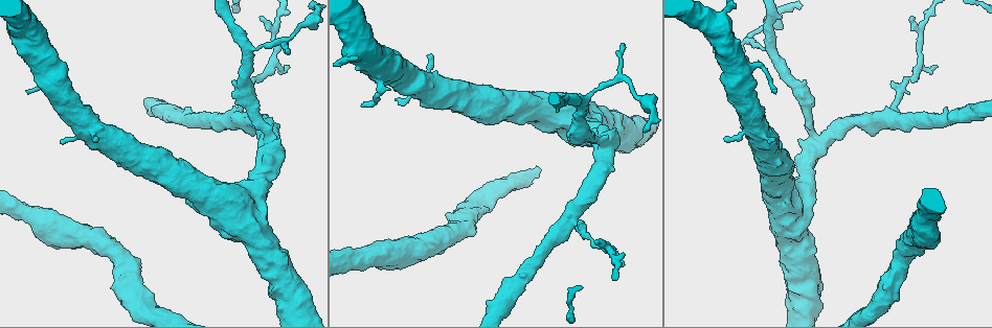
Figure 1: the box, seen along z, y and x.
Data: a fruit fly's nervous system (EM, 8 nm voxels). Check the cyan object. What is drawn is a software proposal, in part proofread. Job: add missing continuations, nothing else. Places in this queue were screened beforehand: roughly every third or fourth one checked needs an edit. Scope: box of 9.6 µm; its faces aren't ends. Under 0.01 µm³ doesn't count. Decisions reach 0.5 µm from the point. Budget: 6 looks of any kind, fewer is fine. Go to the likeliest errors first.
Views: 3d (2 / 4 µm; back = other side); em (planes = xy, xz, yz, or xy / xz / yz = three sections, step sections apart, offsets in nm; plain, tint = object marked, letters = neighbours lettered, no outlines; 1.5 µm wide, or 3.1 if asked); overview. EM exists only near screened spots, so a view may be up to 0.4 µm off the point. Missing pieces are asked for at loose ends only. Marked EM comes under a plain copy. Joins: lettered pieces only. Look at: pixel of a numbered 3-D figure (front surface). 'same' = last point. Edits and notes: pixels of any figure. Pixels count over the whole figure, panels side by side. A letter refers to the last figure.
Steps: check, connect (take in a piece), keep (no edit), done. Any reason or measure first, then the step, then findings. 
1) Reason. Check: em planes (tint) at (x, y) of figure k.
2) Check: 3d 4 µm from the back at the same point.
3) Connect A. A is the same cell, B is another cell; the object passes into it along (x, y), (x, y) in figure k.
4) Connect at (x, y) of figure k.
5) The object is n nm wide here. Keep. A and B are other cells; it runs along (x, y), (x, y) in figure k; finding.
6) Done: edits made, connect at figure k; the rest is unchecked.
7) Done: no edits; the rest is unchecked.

Free end. Check: em planes (letters) at (936, 65) of figure 1.

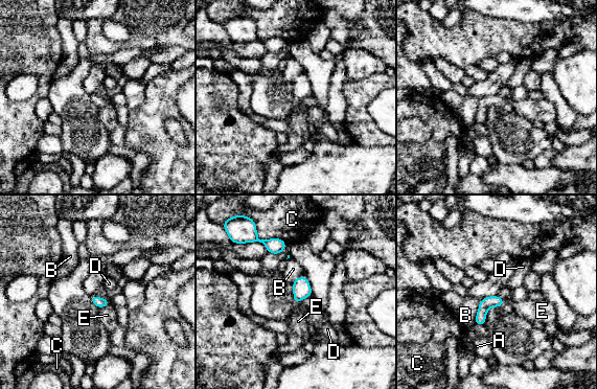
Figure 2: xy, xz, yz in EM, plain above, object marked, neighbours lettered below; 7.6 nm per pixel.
Keep. A, B, C, D and E are other cells; a border runs along (110, 303), (98, 309) in figure 2; none of them fits.

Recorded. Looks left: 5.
An open end. Check: em yz step 4 (tint) at (798, 8) of figure 1.

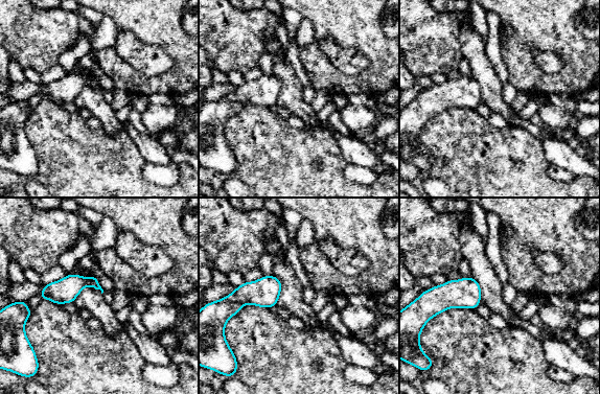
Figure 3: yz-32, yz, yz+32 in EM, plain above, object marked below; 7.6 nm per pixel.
What lies round it. Check: em yz step 4 (letters) at the same point.

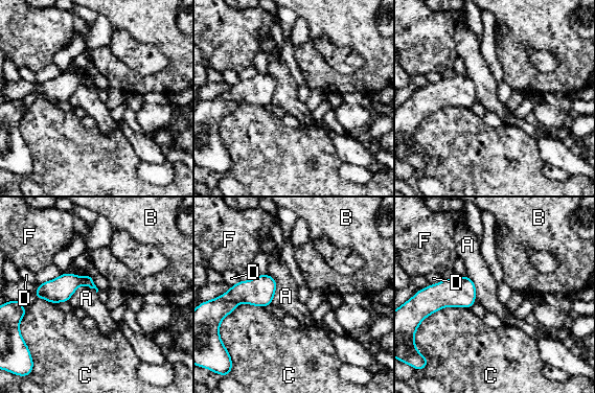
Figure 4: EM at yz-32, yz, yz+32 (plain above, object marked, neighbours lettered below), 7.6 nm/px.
Keep. A, B, C, D and F are other cells; none of them fits.

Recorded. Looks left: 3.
Check: em xz step 4 (letters) at (286, 49) of figure 1.

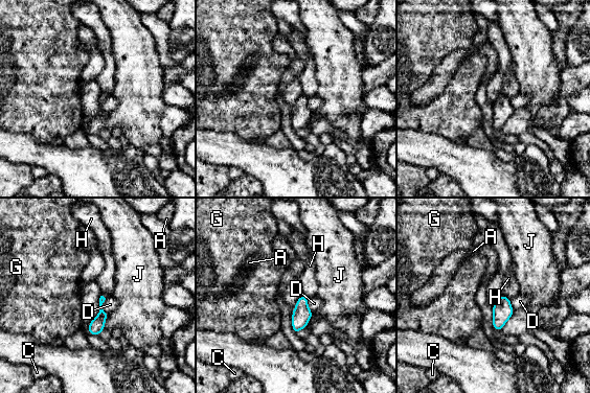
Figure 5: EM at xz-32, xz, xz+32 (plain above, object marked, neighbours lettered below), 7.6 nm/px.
Another direction. Check: em planes (letters) at the same point.

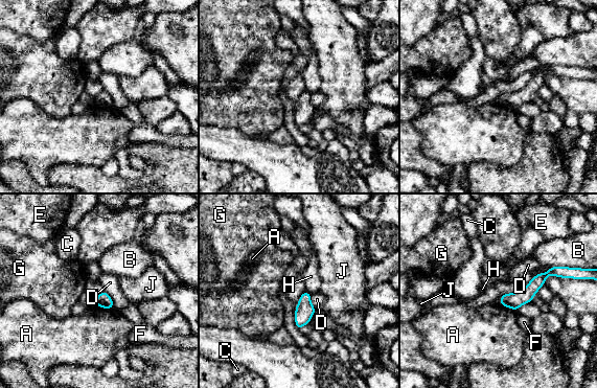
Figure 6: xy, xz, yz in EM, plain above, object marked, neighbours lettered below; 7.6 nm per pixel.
The object is 120 nm wide here. Keep. A, B, C, D, E, F, G, H and J are other cells; it runs along (577, 272), (549, 272), (502, 301) in figure 6; none of them fits.

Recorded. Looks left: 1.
Done: no edits; the rest is unchecked.

